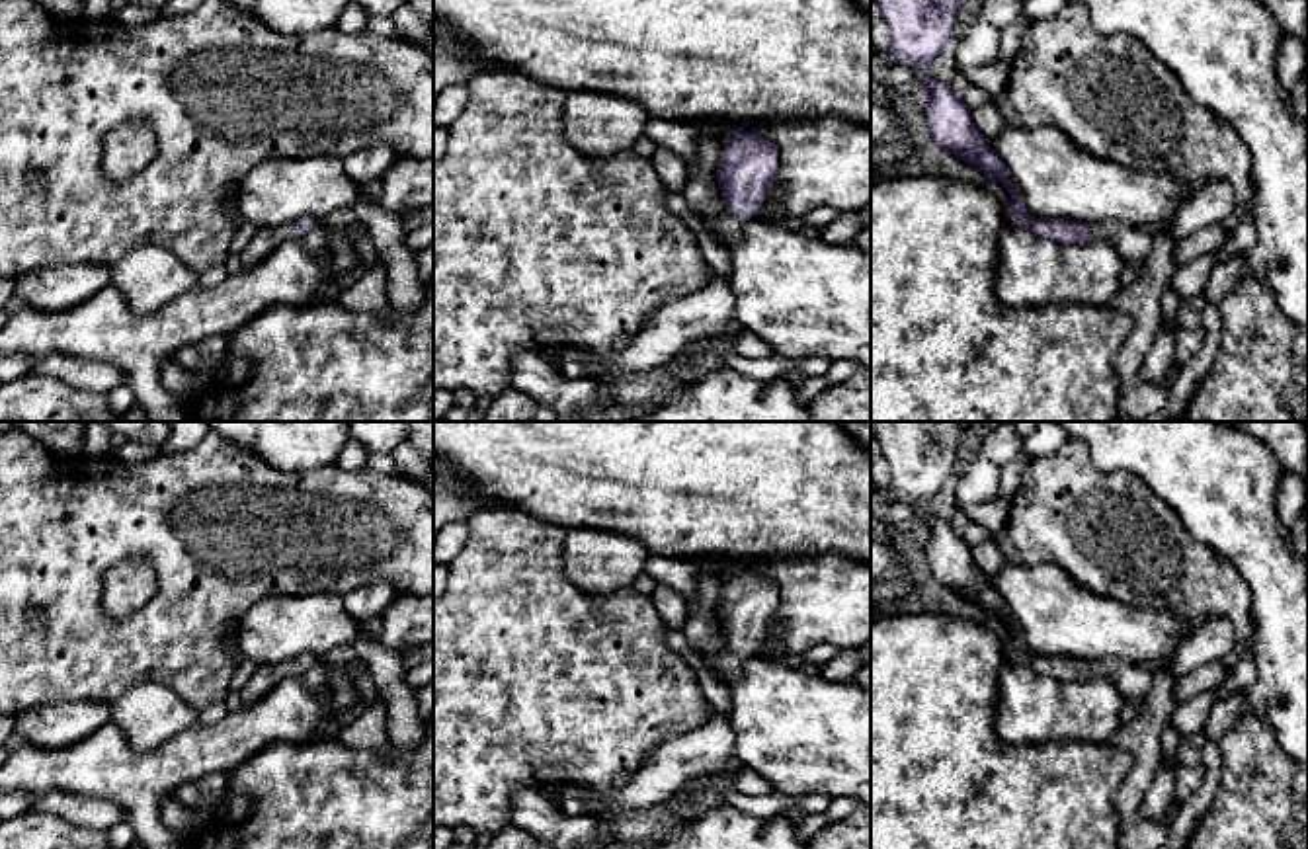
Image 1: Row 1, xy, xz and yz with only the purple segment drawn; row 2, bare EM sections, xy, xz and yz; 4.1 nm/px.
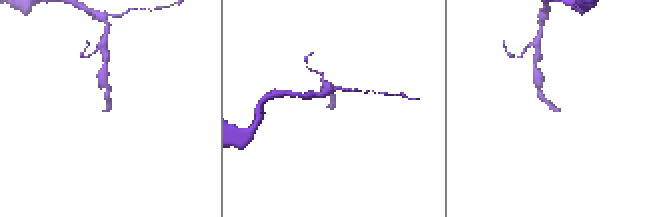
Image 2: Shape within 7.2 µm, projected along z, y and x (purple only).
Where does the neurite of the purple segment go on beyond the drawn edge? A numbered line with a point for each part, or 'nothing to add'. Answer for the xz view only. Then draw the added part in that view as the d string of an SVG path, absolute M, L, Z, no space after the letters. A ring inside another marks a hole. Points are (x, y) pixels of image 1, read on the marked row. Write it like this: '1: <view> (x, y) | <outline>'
1: xz (725, 227) | M722 213L716 217L711 224L705 228L711 232L711 236L718 242L724 244L736 236L742 234L746 221L732 215L732 213Z

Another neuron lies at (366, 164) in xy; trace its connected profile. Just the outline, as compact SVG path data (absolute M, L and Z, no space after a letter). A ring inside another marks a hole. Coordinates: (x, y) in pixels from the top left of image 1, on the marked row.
M369 146L359 148L353 154L342 158L347 176L359 185L365 187L369 182L383 178L383 174L396 160L396 152L388 146Z

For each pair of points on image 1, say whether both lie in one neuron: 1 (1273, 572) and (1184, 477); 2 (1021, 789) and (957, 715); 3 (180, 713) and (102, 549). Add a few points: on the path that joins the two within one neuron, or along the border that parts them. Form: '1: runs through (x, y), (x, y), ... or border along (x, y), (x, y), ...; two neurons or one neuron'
1: runs through (1256, 549), (1207, 500); one neuron
2: runs through (1002, 771), (965, 734); one neuron
3: border along (123, 693), (139, 684), (159, 682), (196, 711); two neurons

